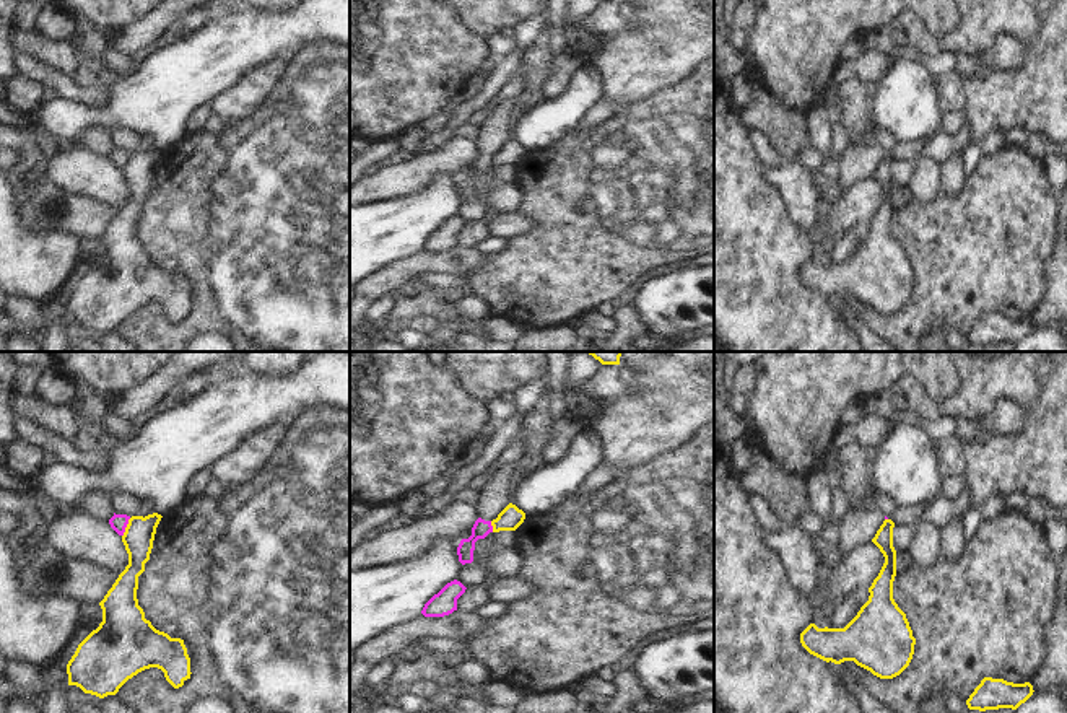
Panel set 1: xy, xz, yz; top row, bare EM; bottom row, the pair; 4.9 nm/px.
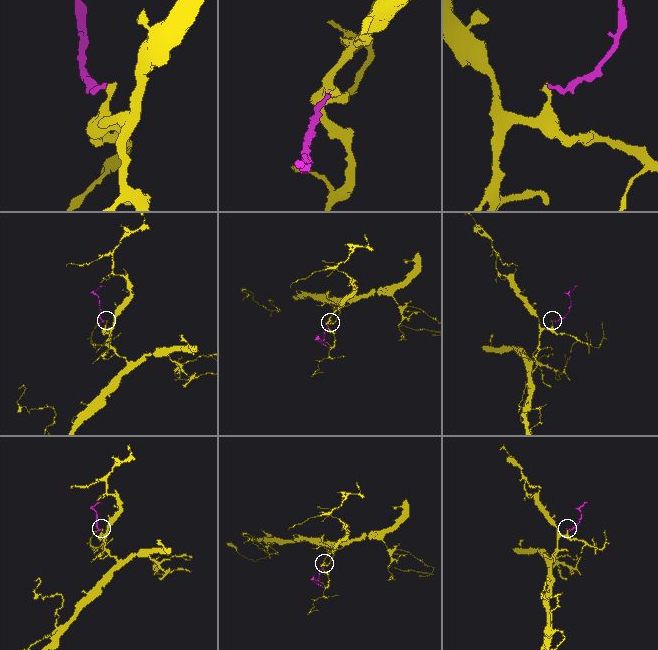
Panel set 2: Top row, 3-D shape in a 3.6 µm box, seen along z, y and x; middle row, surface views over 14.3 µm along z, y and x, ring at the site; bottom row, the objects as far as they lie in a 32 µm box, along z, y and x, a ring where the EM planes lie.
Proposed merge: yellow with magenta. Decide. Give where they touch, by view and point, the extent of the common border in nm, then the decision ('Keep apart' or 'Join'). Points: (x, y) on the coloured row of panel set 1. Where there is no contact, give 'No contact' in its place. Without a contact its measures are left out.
Touches yellow at xy (126, 528). Shared border 100 nm. Keep apart

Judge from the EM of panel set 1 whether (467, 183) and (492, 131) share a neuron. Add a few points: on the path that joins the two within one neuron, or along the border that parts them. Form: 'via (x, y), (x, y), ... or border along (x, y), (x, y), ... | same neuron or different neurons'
via (475, 170), (482, 163), (487, 144) | same neuron

